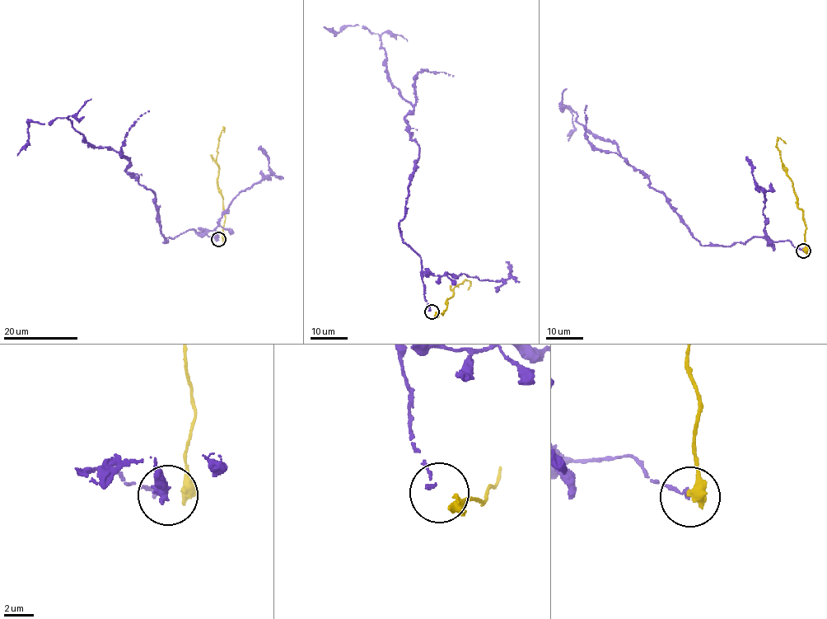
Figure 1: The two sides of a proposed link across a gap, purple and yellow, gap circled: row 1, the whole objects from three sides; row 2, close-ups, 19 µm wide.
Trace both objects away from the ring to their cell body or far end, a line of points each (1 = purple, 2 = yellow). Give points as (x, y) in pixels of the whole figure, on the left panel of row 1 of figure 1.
1: (217, 238), (193, 229), (164, 243), (155, 194), (129, 161), (66, 117), (31, 121), (17, 156)
2: (221, 238), (225, 219), (222, 195), (218, 187), (219, 169), (216, 158), (223, 127), (224, 132)

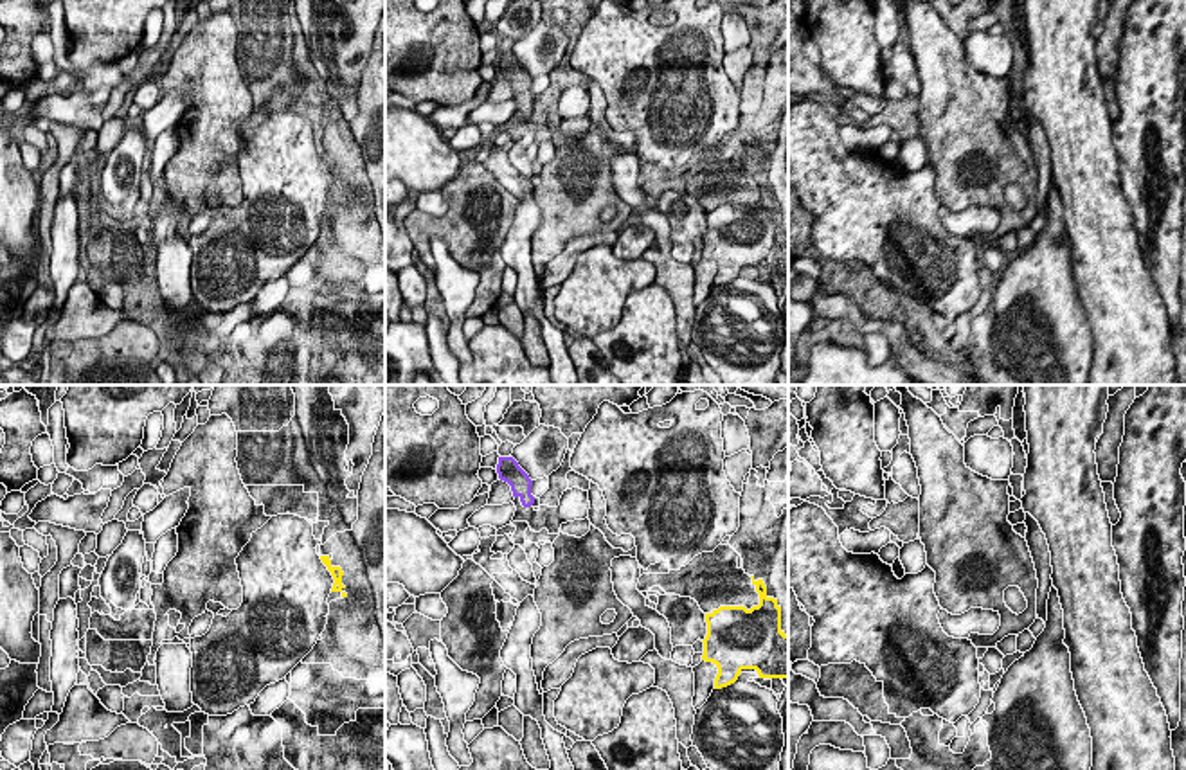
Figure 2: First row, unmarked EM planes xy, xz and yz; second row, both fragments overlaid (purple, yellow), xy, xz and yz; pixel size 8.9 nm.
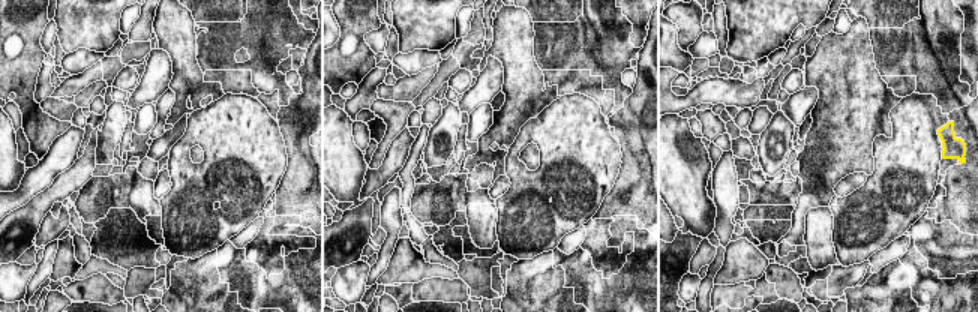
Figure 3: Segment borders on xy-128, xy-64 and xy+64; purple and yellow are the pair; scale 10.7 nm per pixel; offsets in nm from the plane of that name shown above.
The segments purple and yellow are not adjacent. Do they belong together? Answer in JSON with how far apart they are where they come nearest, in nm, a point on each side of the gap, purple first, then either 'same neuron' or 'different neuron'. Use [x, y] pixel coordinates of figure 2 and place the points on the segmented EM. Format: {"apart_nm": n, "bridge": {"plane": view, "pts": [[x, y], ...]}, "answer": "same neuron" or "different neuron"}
{"apart_nm": 1850, "bridge": {"plane": "xz", "pts": [[533, 502], [706, 614]]}, "answer": "different neuron"}

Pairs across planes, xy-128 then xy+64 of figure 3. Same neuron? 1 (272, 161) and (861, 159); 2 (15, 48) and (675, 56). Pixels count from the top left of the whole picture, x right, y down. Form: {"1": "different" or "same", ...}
{"1": "different", "2": "different"}

